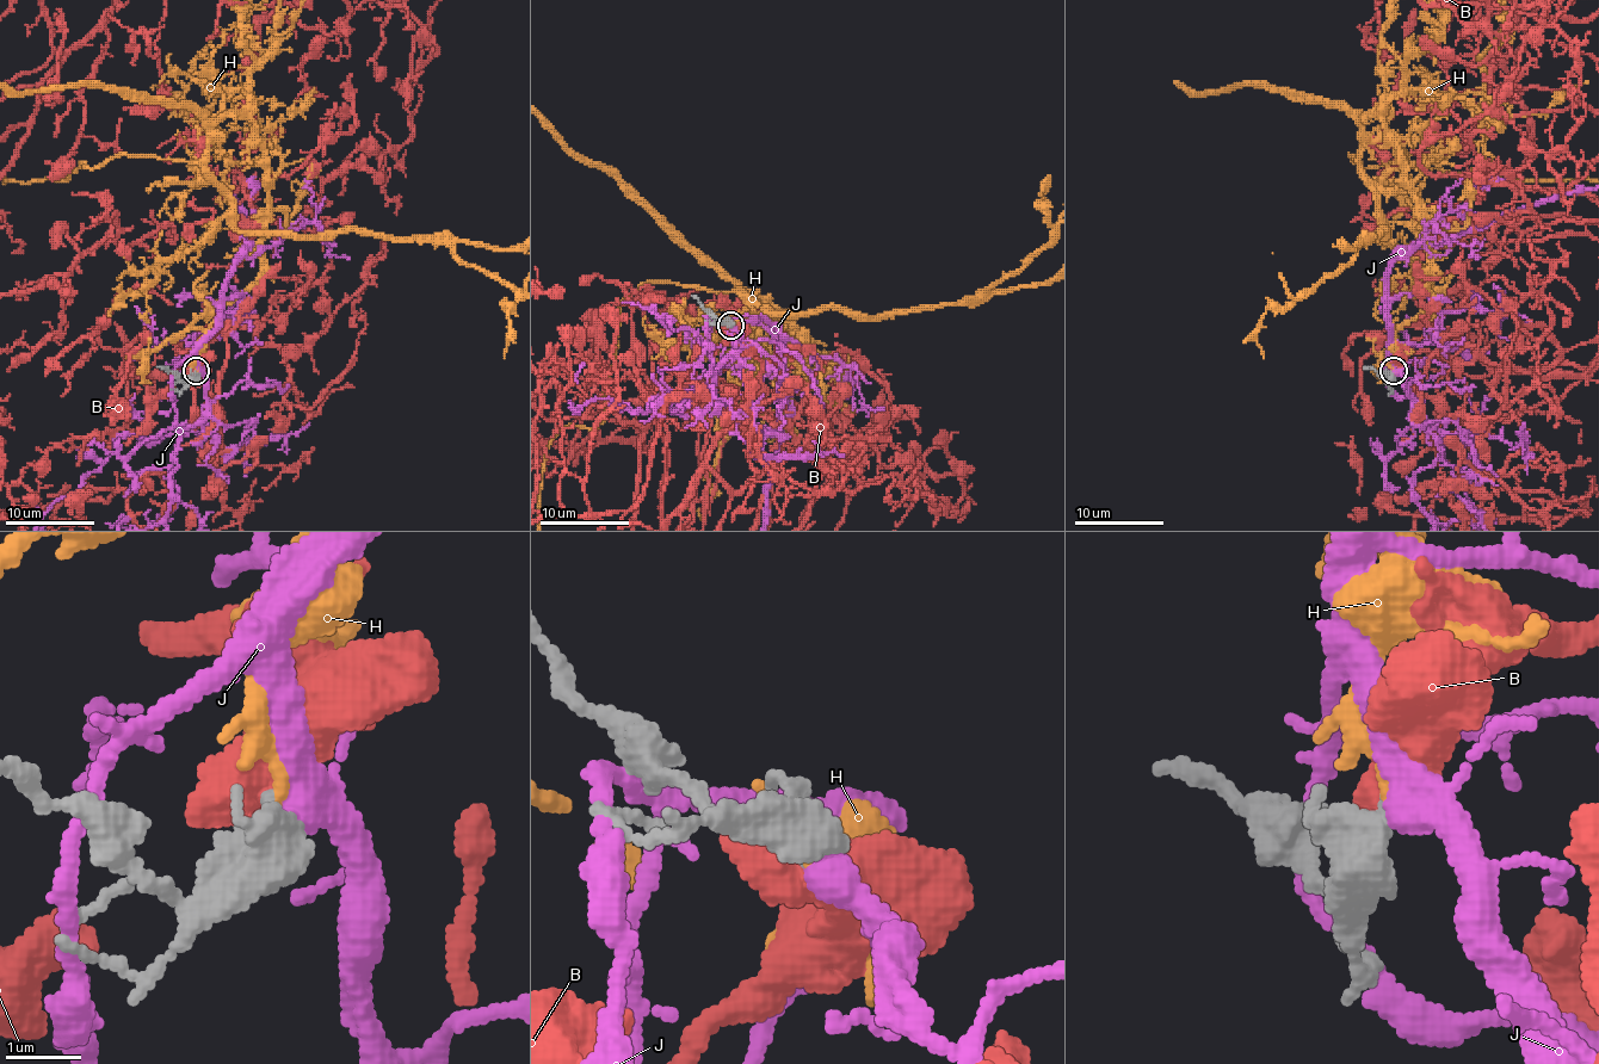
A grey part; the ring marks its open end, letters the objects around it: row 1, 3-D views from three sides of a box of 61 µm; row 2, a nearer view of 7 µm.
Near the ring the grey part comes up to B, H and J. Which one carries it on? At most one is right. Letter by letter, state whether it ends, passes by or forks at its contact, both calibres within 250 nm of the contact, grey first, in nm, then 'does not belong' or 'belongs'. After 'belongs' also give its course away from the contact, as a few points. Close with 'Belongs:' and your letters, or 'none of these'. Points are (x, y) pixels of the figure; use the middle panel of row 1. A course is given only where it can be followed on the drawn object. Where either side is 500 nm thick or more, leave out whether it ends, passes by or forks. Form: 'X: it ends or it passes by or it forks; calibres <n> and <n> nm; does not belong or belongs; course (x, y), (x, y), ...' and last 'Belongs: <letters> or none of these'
B: calibres 480 and 750 nm; does not belong
H: it ends; calibres 460 and 140 nm; does not belong
J: it forks; calibres 440 and 320 nm; does not belong
Belongs: none of these

